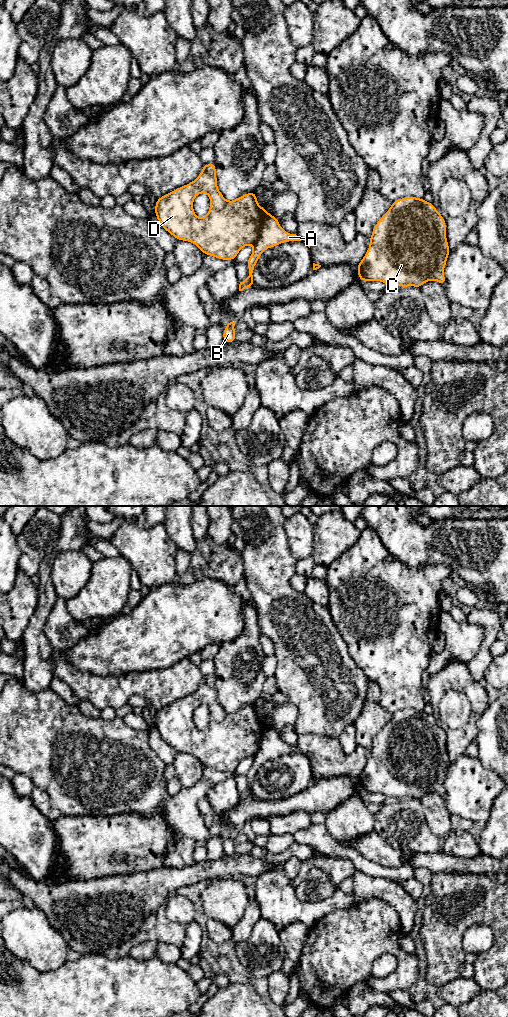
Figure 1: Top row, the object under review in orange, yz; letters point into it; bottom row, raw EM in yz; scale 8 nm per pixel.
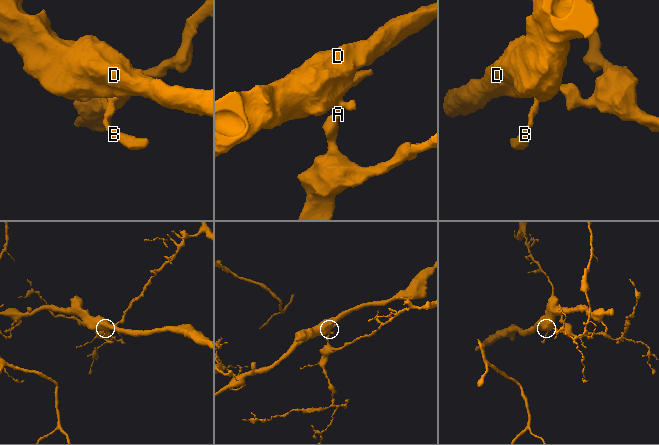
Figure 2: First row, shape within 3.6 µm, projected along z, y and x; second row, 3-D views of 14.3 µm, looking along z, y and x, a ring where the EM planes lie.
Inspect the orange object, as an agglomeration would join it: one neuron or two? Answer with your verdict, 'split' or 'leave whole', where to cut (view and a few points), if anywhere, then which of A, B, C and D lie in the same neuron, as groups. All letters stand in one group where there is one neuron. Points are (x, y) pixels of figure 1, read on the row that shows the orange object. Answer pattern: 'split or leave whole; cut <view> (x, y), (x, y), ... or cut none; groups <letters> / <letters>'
split; cut yz (268, 213), (261, 226), (259, 236), (253, 244); groups A B C / D

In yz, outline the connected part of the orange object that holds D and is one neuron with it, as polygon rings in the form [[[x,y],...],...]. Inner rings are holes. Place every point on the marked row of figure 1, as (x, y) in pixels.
[[[215,163],[204,164],[194,181],[157,198],[155,204],[159,223],[177,241],[194,243],[203,254],[221,260],[235,260],[243,247],[254,244],[268,214],[266,208],[257,203],[255,192],[246,193],[234,201],[226,200],[217,187]],[[200,193],[207,193],[210,199],[209,212],[203,218],[198,218],[193,210],[193,201]]]

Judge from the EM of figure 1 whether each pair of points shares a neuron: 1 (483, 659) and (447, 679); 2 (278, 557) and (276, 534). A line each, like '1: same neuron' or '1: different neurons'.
1: different neurons
2: same neuron

